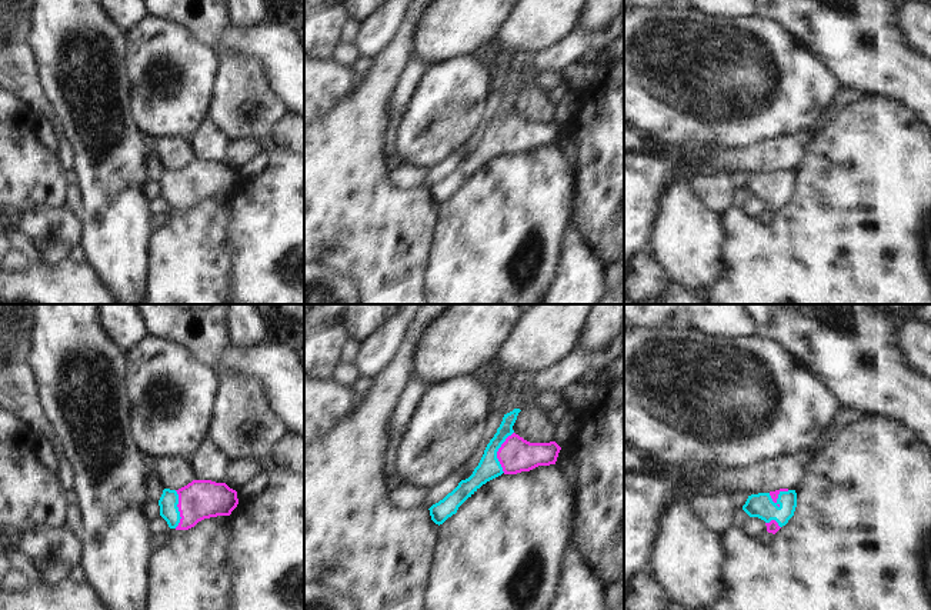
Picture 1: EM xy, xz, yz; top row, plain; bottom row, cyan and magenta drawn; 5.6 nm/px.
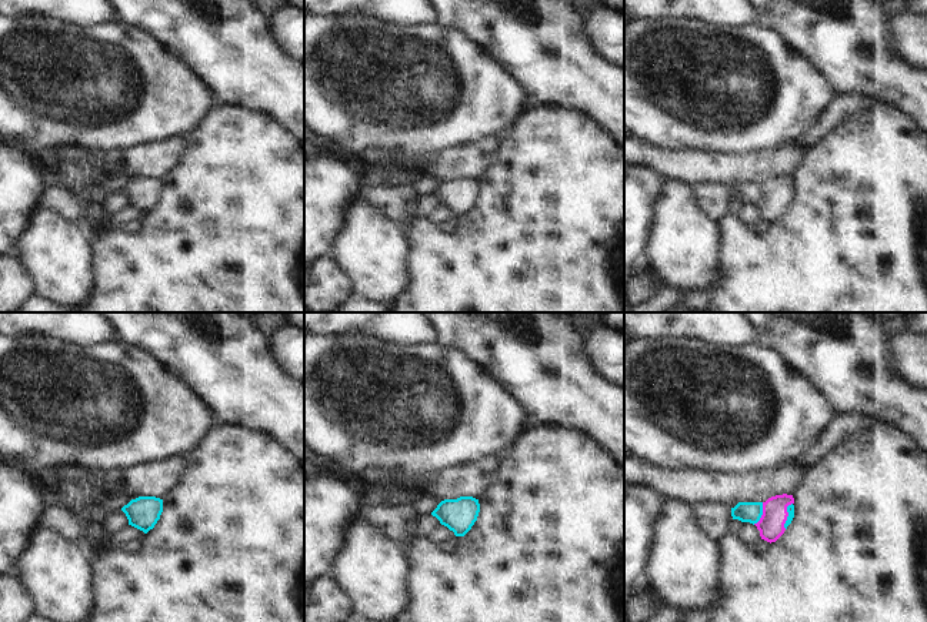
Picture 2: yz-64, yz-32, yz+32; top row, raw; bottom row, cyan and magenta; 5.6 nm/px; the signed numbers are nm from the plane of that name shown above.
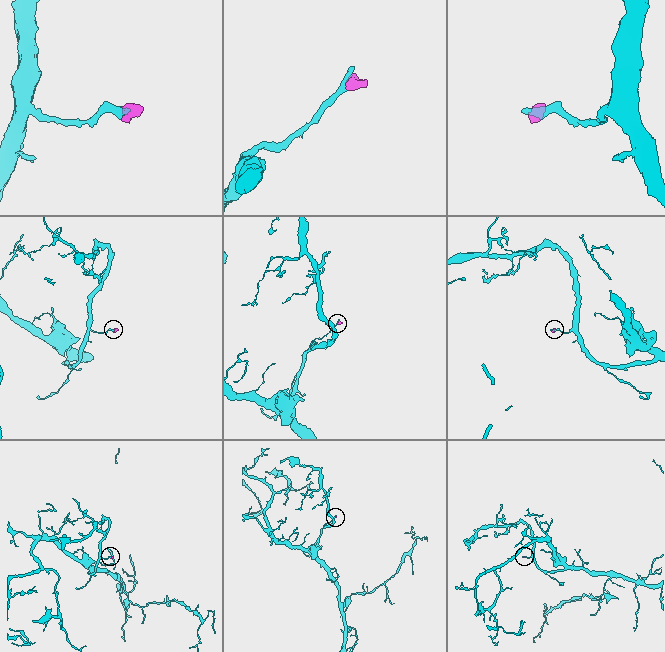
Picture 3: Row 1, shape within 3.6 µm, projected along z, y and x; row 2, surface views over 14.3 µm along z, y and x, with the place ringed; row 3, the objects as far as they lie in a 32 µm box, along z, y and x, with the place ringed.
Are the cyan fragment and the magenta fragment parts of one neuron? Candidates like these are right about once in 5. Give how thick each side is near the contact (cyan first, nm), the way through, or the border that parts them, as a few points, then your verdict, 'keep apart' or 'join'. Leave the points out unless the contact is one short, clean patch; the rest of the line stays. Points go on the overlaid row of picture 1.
130 nm thick on the cyan side, 200 nm on the other; runs through xz (489, 467), (497, 459), (497, 450), (516, 454); join

